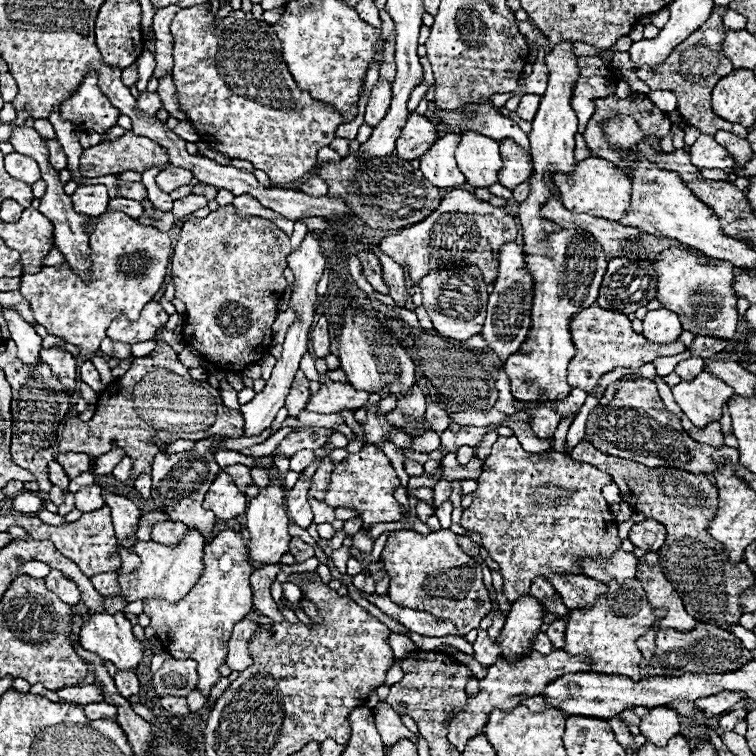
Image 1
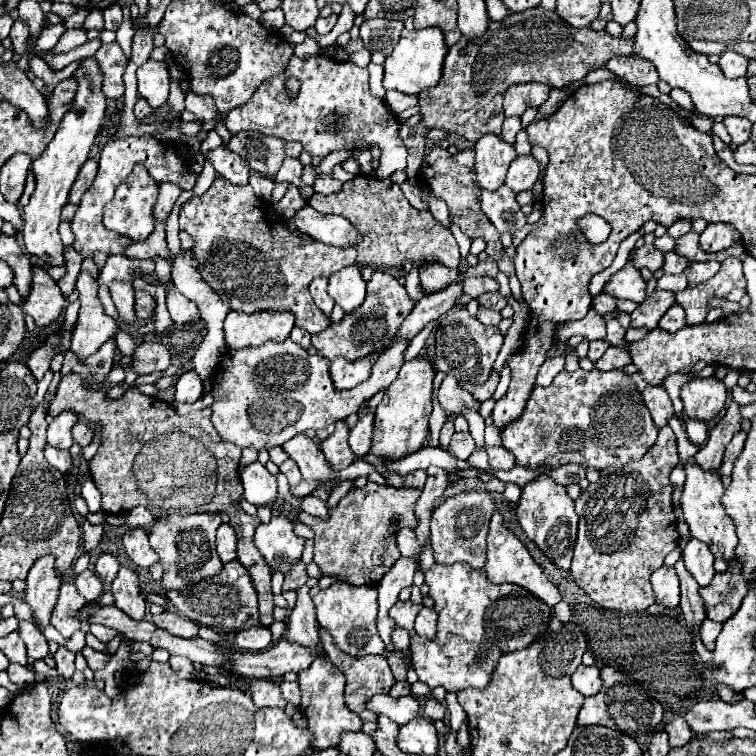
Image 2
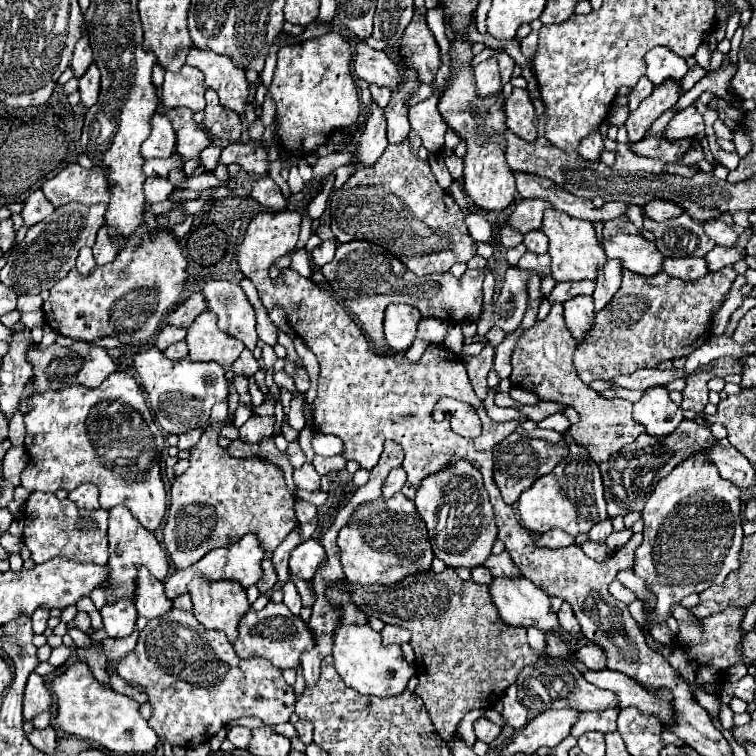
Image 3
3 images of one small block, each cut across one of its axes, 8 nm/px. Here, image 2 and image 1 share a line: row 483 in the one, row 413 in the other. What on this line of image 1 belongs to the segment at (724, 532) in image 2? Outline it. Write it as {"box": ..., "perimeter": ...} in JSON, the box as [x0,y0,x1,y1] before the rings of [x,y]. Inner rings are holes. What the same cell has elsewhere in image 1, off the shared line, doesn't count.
{"box":[672,372,734,428],"perimeter":[[[700,372],[692,382],[682,380],[672,386],[672,394],[690,422],[698,428],[710,424],[710,420],[720,420],[724,402],[734,394],[734,390],[718,380],[710,372]]]}

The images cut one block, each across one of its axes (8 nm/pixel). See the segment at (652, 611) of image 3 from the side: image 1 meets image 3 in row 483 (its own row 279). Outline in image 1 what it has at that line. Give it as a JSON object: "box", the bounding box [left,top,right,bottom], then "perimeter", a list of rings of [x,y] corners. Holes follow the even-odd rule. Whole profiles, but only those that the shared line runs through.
{"box":[654,248,738,340],"perimeter":[[[668,248],[662,252],[660,260],[654,262],[654,270],[658,272],[658,300],[672,312],[678,312],[684,330],[722,340],[734,338],[738,312],[736,296],[730,288],[732,264],[700,264],[694,254],[680,248]]]}

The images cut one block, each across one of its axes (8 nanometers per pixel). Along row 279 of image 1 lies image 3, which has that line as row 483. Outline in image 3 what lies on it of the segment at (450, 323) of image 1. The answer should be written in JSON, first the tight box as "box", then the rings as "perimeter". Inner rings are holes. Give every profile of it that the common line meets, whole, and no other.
{"box":[414,460,498,568],"perimeter":[[[460,460],[454,468],[444,468],[442,472],[428,476],[422,482],[422,488],[418,488],[414,504],[426,522],[436,558],[440,558],[450,568],[476,568],[486,562],[486,556],[490,556],[492,544],[498,536],[498,528],[488,492],[482,484],[482,476],[472,464]]]}

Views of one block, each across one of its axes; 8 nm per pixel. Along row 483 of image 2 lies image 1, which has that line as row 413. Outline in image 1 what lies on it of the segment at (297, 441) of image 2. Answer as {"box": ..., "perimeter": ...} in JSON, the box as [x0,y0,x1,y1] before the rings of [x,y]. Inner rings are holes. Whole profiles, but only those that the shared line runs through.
{"box":[306,384,368,414],"perimeter":[[[322,384],[316,394],[310,396],[306,410],[318,414],[334,414],[344,410],[356,410],[366,406],[368,392],[358,392],[350,384]]]}

